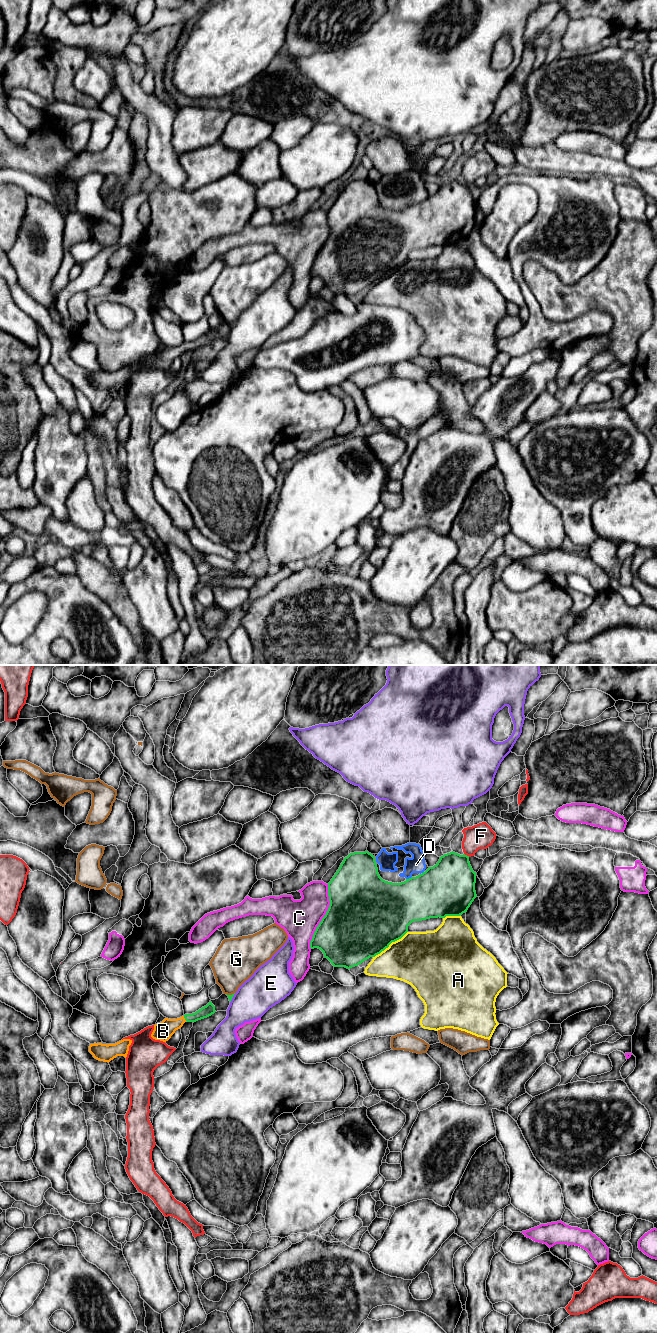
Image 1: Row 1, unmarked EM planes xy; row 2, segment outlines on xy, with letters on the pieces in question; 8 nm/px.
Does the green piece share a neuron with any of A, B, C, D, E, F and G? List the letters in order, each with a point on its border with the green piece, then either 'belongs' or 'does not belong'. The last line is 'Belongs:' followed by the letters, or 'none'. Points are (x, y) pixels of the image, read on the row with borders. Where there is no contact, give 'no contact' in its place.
A: meets green in xy at (390, 943); does not belong
B: meets green in xy at (184, 1017); belongs
C: meets green in xy at (324, 916); does not belong
D: meets green in xy at (409, 878); does not belong
E: meets green in xy at (232, 997); does not belong
F: meets green in xy at (466, 855); does not belong
G: meets green in xy at (230, 995); does not belong
Belongs: B

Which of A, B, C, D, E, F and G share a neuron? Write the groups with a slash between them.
A / B / C / D / E / F / G

